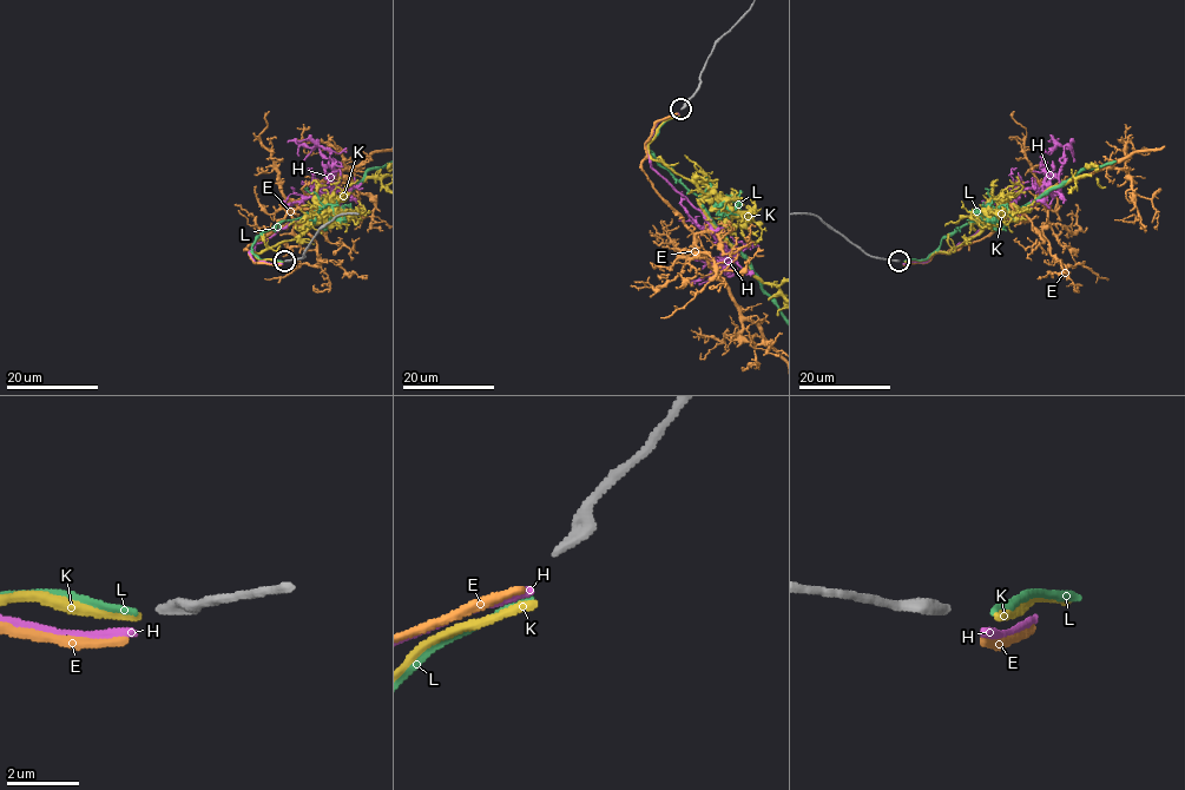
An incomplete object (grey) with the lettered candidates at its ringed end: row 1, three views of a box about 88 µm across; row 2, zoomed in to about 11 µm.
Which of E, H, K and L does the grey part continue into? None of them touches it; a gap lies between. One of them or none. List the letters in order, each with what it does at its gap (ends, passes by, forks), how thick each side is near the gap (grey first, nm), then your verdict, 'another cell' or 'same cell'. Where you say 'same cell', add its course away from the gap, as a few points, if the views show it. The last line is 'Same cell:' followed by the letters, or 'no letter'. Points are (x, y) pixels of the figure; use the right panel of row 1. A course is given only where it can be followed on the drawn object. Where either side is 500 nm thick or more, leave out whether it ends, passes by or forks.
E: it ends | 280/220 nm | another cell
H: it ends | 280/240 nm | another cell
K: it ends | 280/240 nm | another cell
L: it ends | 280/170 nm | another cell
Same cell: no letter

